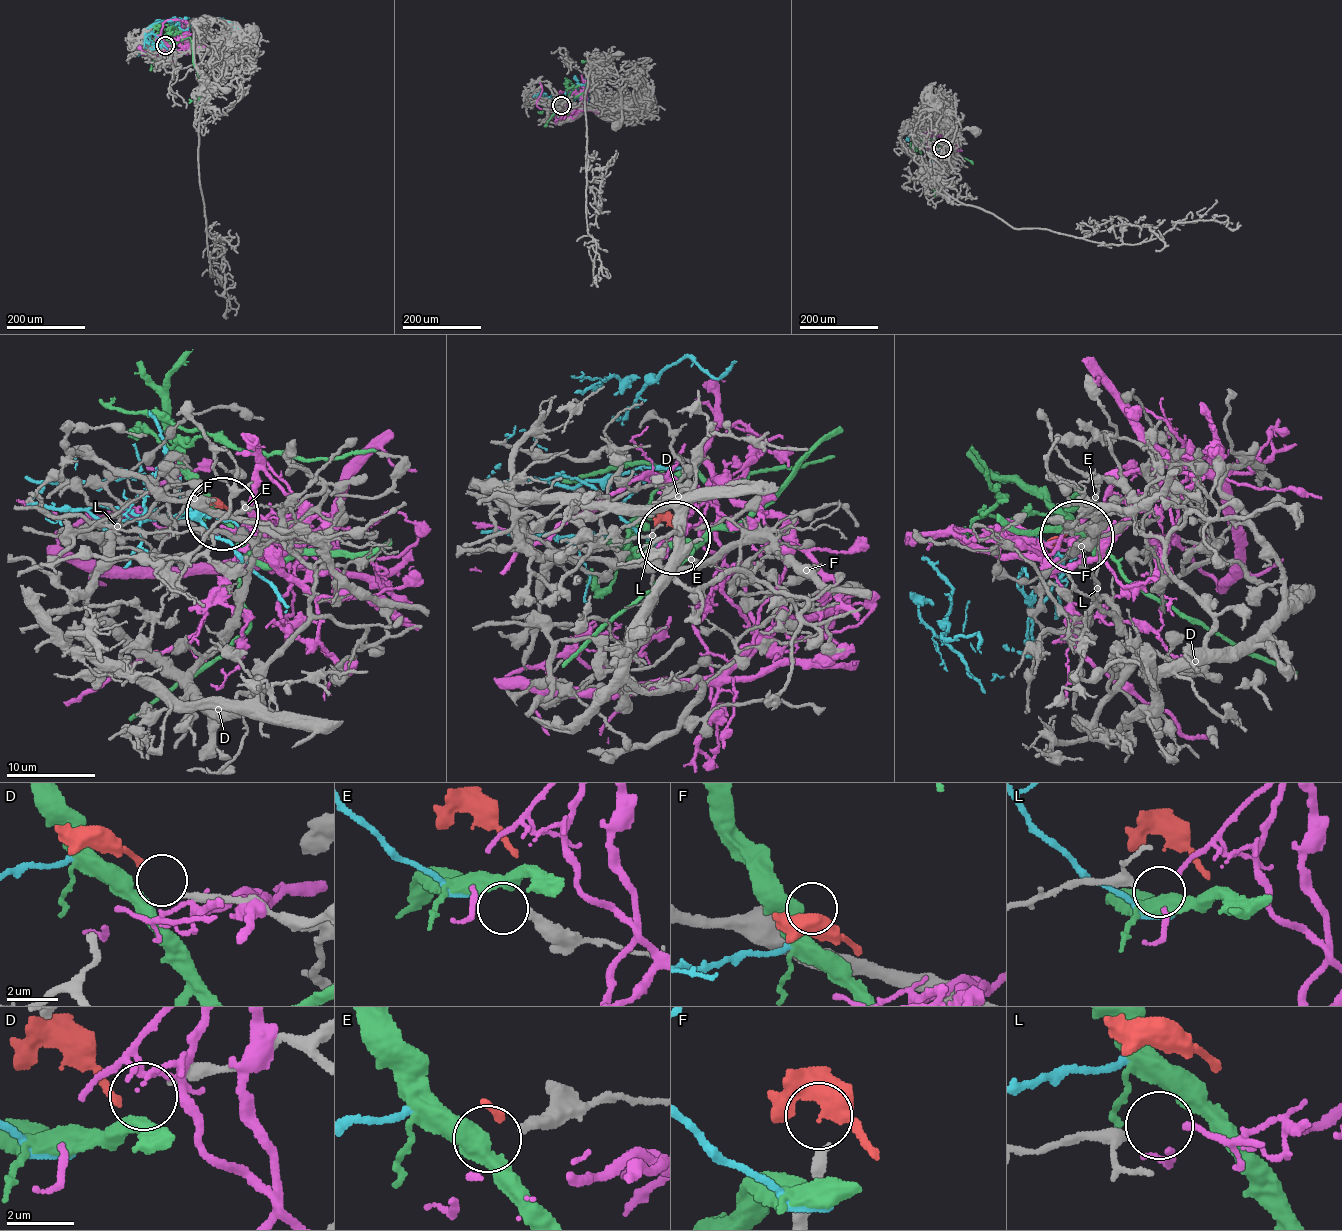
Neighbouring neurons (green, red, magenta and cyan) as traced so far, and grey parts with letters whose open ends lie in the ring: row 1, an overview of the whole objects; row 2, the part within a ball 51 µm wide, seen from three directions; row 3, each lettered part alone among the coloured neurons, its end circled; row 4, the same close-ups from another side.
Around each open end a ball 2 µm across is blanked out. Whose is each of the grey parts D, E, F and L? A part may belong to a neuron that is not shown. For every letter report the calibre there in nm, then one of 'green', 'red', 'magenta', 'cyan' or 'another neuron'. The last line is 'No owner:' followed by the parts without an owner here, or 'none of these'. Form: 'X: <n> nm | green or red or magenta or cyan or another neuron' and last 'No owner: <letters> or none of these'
D: 280 nm | red
E: 320 nm | cyan
F: 280 nm | another neuron
L: 280 nm | magenta
No owner: F

